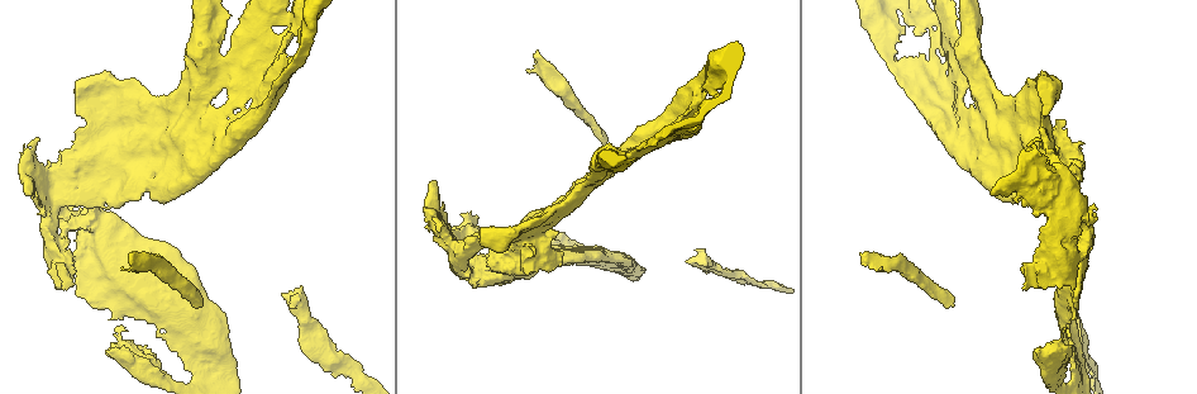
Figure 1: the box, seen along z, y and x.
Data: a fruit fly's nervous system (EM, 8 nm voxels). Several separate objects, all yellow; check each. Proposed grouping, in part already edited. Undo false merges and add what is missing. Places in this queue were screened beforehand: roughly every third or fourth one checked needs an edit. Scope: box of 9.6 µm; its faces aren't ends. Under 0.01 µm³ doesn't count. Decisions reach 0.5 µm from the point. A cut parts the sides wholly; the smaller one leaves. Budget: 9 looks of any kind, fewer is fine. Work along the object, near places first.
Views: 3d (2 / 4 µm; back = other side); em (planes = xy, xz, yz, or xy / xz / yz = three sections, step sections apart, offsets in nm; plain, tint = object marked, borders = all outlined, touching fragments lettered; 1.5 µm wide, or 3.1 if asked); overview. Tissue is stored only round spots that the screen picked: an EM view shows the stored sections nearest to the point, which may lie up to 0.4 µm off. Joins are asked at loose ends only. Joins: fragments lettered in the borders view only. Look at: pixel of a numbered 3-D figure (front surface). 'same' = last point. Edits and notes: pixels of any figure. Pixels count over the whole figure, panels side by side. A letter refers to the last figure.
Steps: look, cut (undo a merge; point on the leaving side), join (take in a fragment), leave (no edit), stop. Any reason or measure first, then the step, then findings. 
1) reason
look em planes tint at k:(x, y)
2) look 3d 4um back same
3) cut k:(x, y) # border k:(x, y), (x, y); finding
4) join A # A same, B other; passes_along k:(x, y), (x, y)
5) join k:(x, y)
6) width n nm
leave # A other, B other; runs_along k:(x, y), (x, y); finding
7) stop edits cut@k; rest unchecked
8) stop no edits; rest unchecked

touches itself
look 3d 2um at 1:(920, 72)

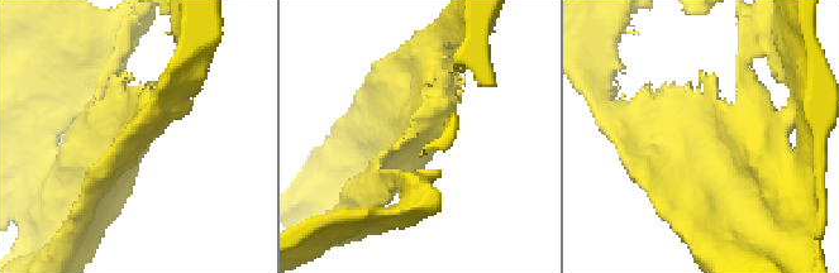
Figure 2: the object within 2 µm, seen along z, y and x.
shape alone is not enough
look em xy step 8 borders at 2:(417, 132)

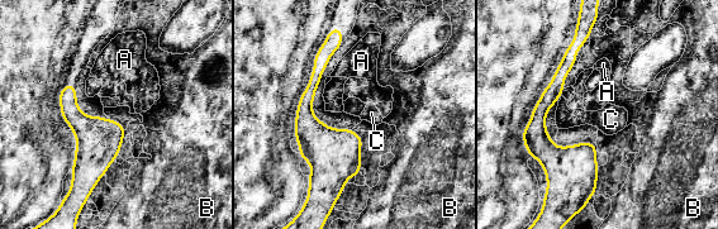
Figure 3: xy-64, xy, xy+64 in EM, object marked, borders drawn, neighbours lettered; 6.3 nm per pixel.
longest_contact B 50 nm
leave # A other, B other, C other; continuous, no second neuron

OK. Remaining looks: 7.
thick end
look em planes borders at 1:(583, 259)

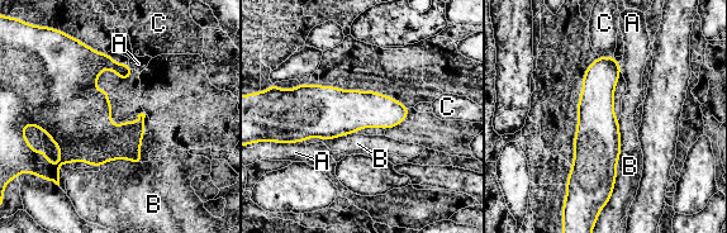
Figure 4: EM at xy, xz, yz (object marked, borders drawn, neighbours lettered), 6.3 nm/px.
leave # A other, B other, C other; border 4:(621, 146), (613, 193), (603, 207); no lettered fragment goes on from it

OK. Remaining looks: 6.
an open end
look em planes borders at 1:(200, 304)

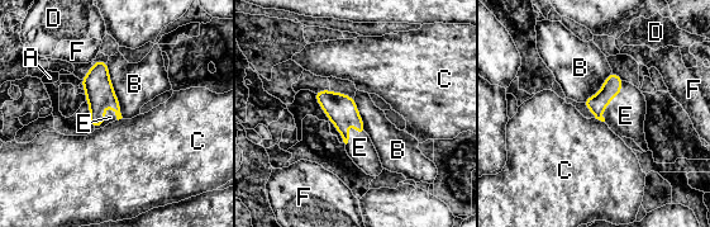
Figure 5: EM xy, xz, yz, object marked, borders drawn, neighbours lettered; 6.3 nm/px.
width 120 nm
join E # A other, B other, C other, D other, E same, F other; passes_along 5:(98, 86), (104, 116), (110, 117); the neuron continues

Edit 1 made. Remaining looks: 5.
an open end
look em xy step 4 tint at 1:(63, 287)

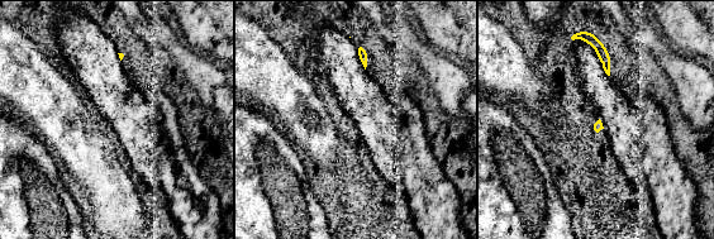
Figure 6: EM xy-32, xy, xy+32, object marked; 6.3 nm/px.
cut it another way
look em planes borders same

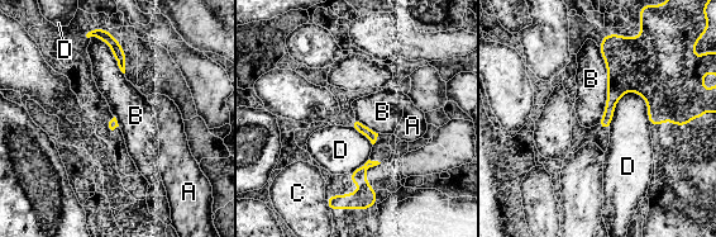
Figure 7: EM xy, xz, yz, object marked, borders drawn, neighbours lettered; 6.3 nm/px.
leave # A other, B other, C other, D other; border 7:(600, 47), (607, 99), (597, 123); none of them fits

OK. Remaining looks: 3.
stop edits join@5; rest unchecked

